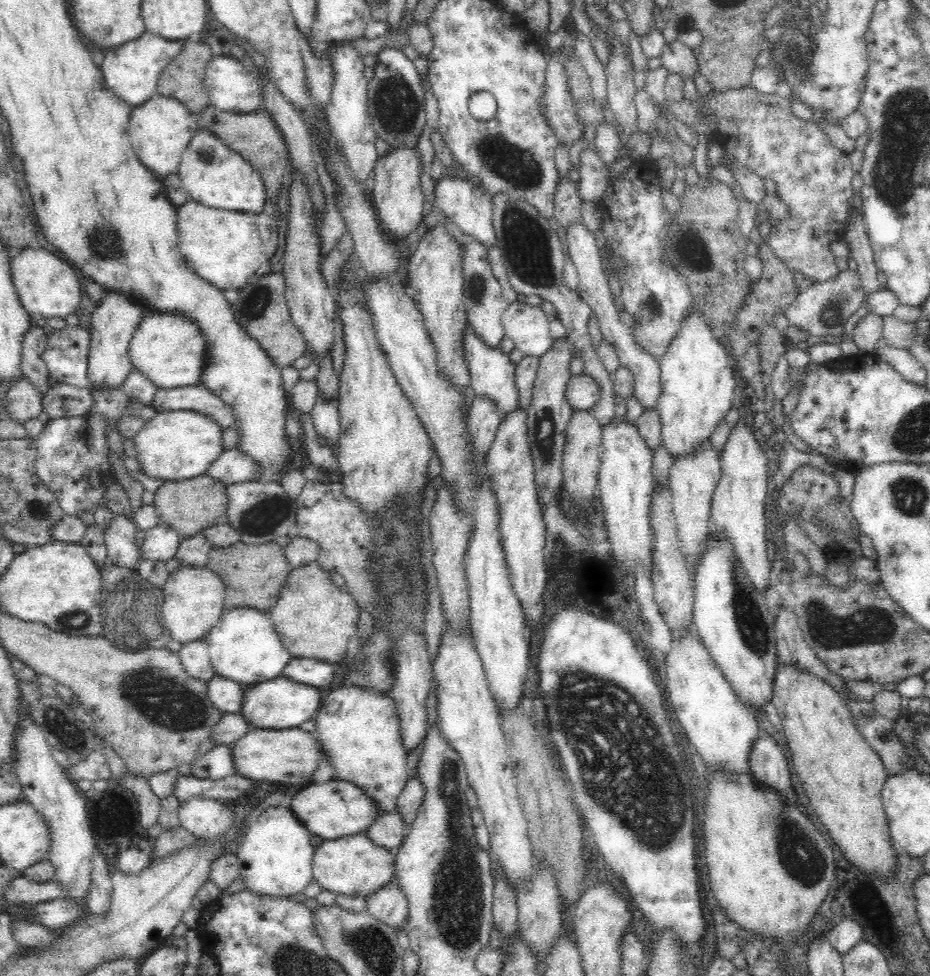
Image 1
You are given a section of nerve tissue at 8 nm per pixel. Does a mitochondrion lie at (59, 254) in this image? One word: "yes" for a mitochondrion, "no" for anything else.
no

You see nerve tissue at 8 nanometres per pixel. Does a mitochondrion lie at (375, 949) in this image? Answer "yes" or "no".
yes

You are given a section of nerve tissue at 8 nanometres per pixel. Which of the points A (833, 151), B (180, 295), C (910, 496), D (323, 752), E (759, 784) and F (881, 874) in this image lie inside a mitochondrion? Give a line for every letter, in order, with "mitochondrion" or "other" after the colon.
A: other
B: other
C: mitochondrion
D: other
E: other
F: other

